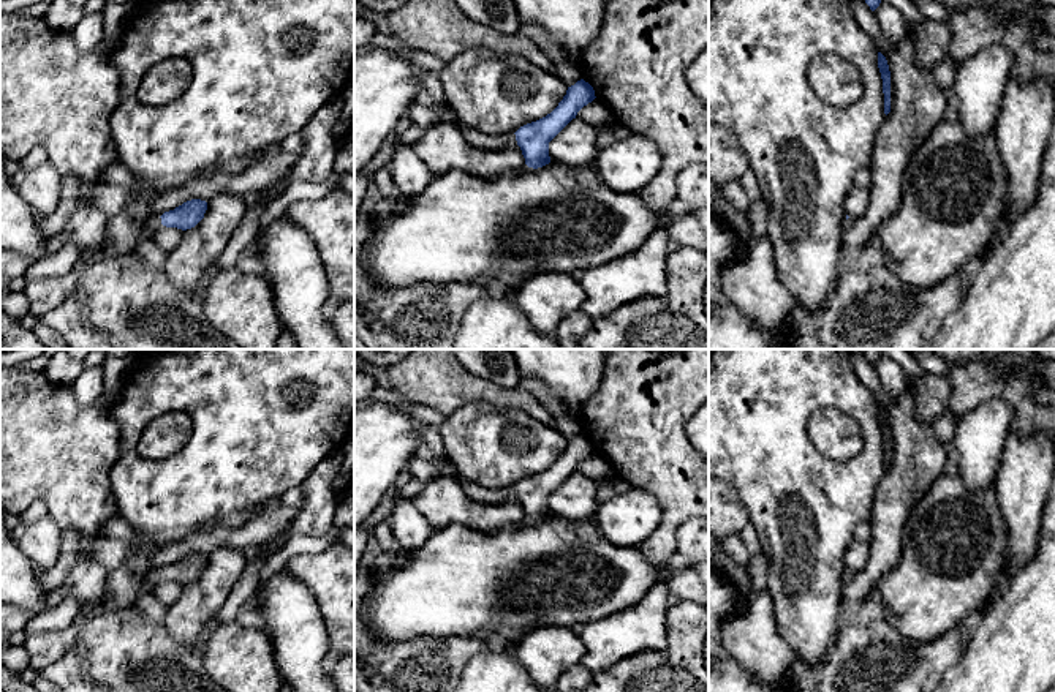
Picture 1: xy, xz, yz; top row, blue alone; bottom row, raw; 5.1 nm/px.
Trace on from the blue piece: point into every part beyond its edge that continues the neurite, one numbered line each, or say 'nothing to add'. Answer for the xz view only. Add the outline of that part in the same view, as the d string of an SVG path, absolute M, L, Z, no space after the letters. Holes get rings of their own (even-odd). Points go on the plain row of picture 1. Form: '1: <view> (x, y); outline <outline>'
1: xz (473, 490); outline M456 474L454 477L459 482L459 485L463 488L463 491L478 502L500 504L516 493L516 488L512 487L501 490L487 490L459 474Z

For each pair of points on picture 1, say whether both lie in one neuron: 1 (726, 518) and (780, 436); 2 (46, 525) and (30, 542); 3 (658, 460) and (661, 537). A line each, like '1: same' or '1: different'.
1: different
2: same
3: same

